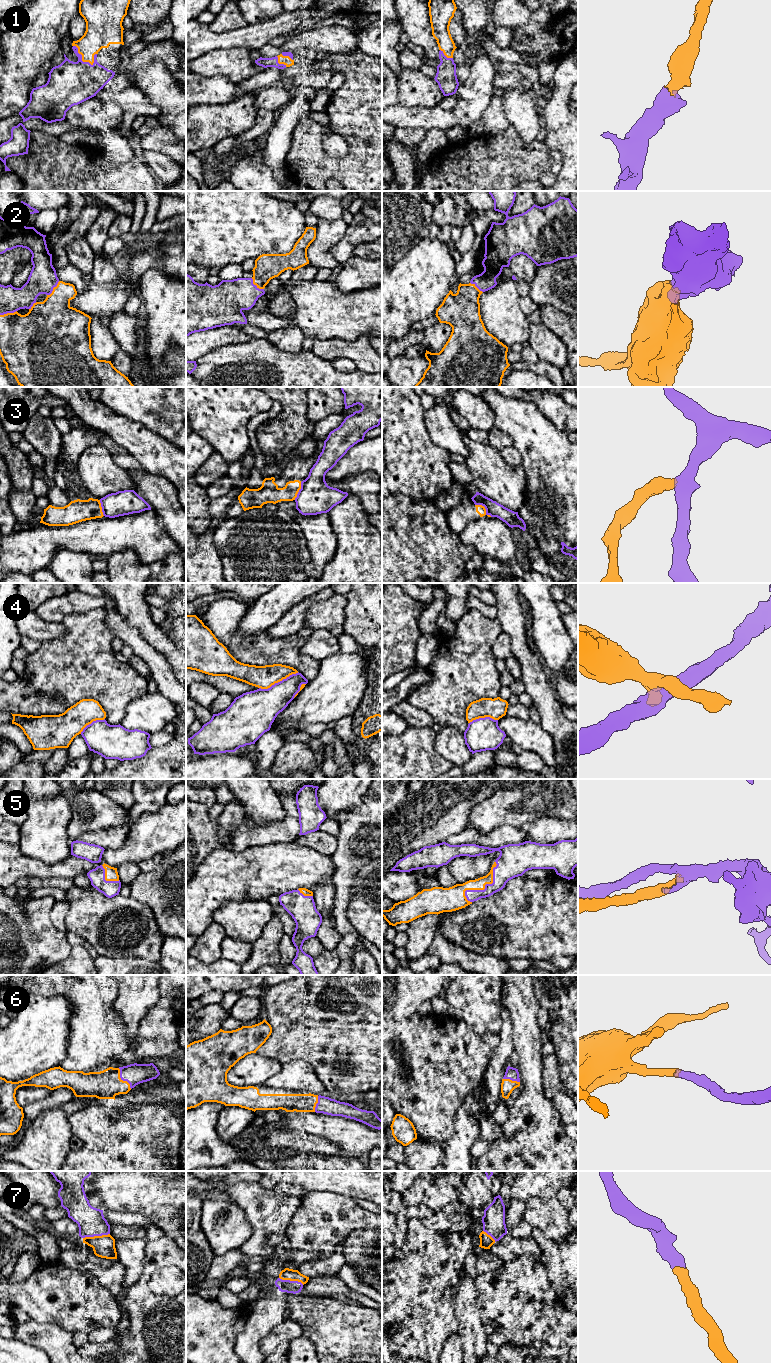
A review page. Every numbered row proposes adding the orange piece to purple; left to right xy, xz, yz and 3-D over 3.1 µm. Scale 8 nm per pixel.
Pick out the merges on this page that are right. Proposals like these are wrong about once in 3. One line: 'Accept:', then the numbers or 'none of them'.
Accept: 1, 2, 5, 6, 7

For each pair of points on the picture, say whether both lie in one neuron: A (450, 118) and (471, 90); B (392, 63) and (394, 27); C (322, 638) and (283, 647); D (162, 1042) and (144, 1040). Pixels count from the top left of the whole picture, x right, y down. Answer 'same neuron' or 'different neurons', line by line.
A: same neuron
B: same neuron
C: different neurons
D: same neuron

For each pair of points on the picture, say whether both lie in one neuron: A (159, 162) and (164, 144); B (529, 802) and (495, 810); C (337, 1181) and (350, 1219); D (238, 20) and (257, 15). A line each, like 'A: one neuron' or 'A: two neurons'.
A: two neurons
B: one neuron
C: two neurons
D: two neurons

